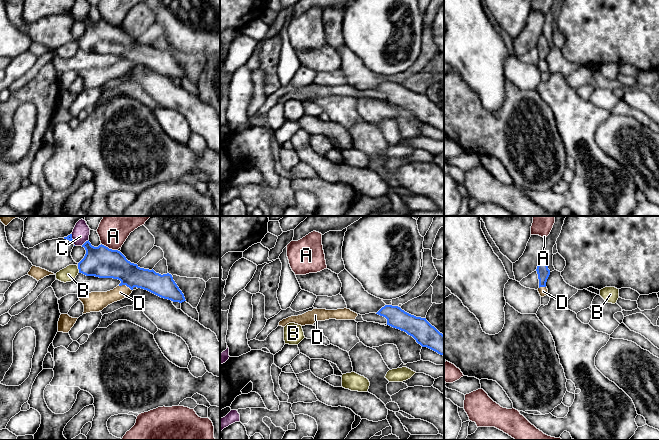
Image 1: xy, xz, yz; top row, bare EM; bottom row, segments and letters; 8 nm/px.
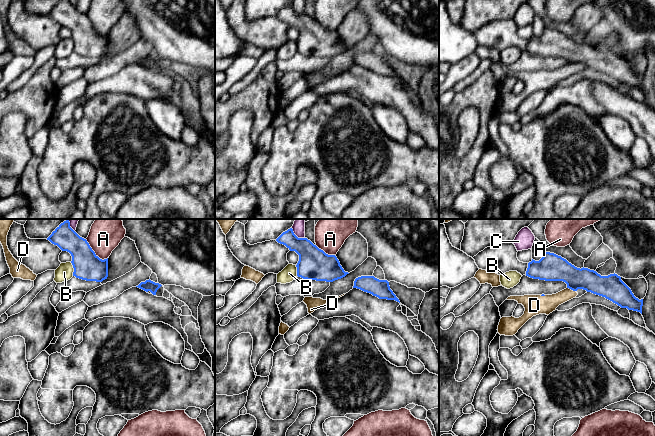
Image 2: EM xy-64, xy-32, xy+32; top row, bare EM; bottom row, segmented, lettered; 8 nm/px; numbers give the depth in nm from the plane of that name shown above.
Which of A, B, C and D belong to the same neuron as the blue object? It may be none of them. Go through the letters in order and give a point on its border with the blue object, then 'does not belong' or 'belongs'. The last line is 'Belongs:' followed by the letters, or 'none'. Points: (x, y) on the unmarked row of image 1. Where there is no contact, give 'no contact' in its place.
A: meets blue in xy at (108, 24); does not belong
B: meets blue in xy at (78, 44); does not belong
C: meets blue in xy at (85, 18); does not belong
D: meets blue in xy at (126, 61); belongs
Belongs: D

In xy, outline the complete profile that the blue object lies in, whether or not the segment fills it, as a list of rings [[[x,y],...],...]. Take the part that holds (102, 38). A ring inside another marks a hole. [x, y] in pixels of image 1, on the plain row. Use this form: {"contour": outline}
{"contour": [[[89,16],[82,23],[85,24],[86,30],[78,39],[79,49],[121,57],[116,64],[107,68],[78,70],[79,76],[84,81],[83,90],[102,87],[108,81],[128,73],[134,63],[173,78],[186,77],[171,50],[161,51],[153,45],[140,44],[128,37],[120,27],[109,25],[102,20],[94,23]]]}

